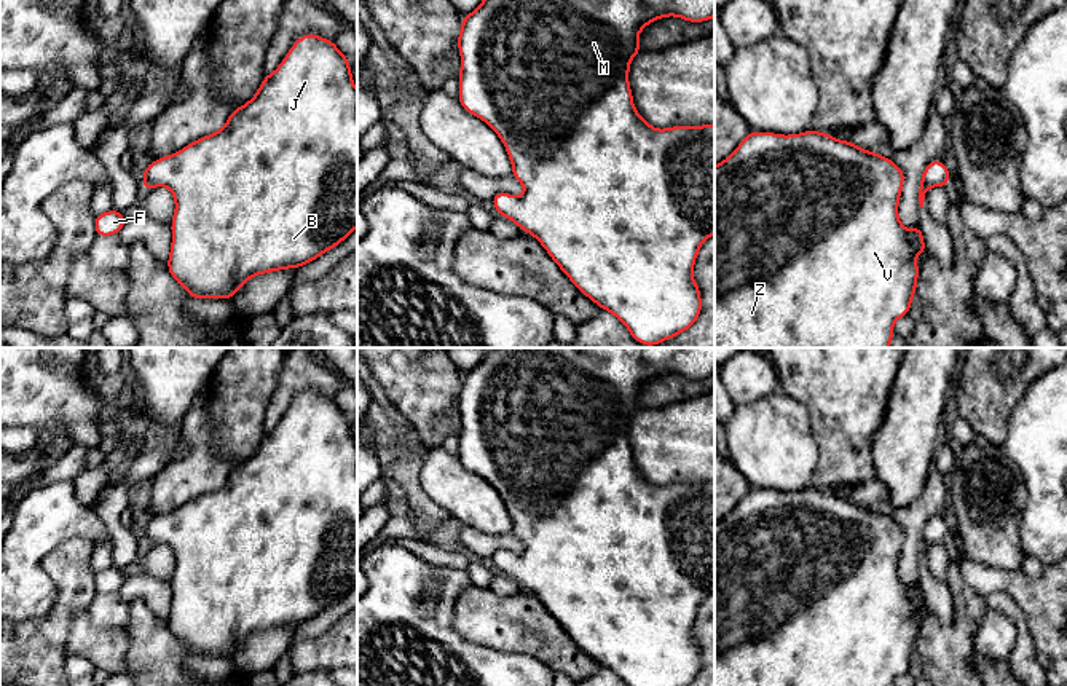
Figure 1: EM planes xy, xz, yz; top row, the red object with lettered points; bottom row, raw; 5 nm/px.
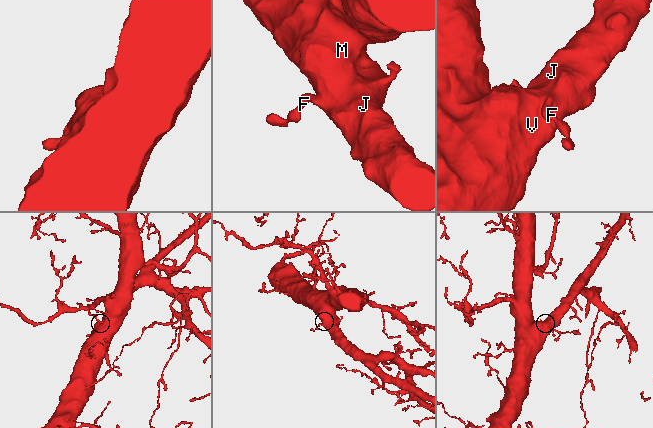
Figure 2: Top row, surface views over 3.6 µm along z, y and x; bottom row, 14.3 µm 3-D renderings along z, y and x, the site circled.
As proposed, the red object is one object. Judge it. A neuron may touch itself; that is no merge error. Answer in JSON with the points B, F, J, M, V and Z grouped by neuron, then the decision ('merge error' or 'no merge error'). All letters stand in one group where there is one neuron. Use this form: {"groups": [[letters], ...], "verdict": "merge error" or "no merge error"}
{"groups": [["B", "F", "J", "M", "V", "Z"]], "verdict": "no merge error"}

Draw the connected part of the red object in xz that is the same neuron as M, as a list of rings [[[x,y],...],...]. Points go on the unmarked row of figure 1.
[[[488,348],[483,359],[463,375],[458,392],[458,458],[466,469],[483,477],[499,493],[512,520],[512,533],[525,544],[522,555],[496,550],[491,555],[494,566],[534,593],[569,638],[627,686],[691,686],[695,681],[702,654],[692,629],[703,598],[715,592],[715,482],[657,487],[633,463],[628,428],[632,415],[641,410],[638,392],[648,381],[667,373],[689,380],[715,375],[715,348]]]

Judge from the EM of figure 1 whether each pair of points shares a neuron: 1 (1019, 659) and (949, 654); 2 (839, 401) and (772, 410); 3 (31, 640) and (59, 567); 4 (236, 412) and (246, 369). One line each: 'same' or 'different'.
1: different
2: different
3: same
4: same

